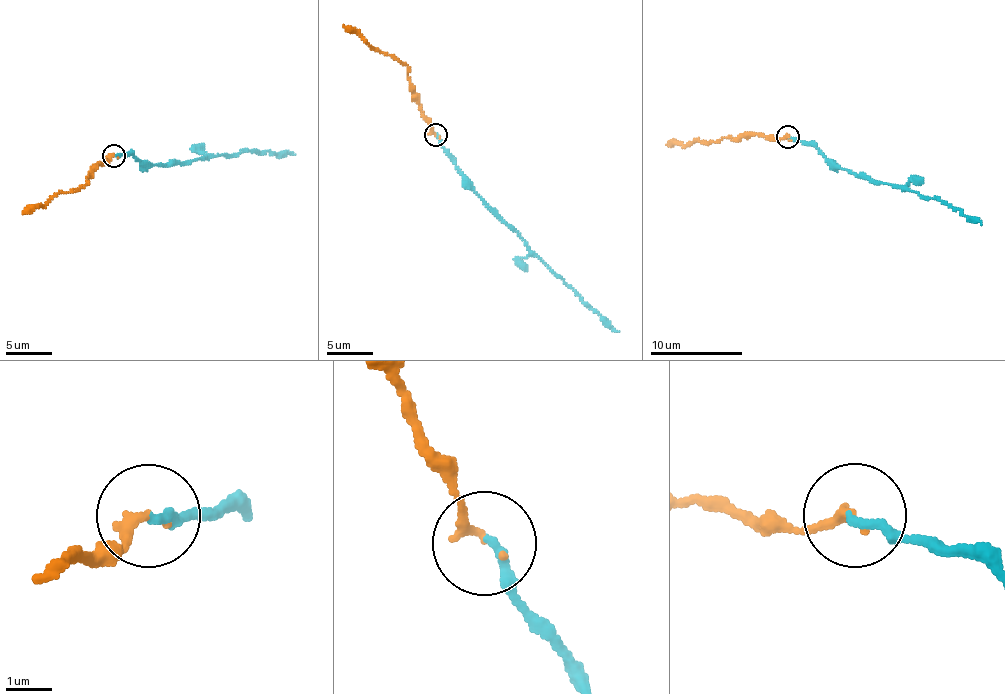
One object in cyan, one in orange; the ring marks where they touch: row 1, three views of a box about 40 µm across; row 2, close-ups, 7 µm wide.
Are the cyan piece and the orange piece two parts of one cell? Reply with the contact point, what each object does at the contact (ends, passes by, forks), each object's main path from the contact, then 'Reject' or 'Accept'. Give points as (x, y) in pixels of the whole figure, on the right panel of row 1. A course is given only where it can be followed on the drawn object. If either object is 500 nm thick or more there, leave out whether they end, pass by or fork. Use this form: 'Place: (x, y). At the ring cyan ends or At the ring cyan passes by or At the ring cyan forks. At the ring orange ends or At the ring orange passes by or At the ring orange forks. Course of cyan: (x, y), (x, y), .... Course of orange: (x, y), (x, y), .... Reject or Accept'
Place: (788, 136). At the ring cyan ends. At the ring orange ends. Course of cyan: (786, 137), (814, 143), (828, 159), (856, 177), (946, 202), (981, 225). Course of orange: (788, 137), (747, 133), (738, 138), (722, 137), (715, 142), (696, 139), (684, 145), (670, 141), (666, 144). Accept

